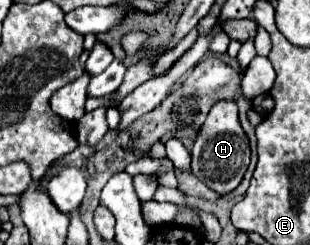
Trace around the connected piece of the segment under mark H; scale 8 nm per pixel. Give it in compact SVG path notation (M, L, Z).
M236 102L214 104L212 110L208 112L208 118L202 124L198 138L194 142L194 148L192 148L192 172L194 172L194 176L200 178L214 192L224 196L240 184L248 164L250 164L250 144L248 144L246 132L240 126Z

